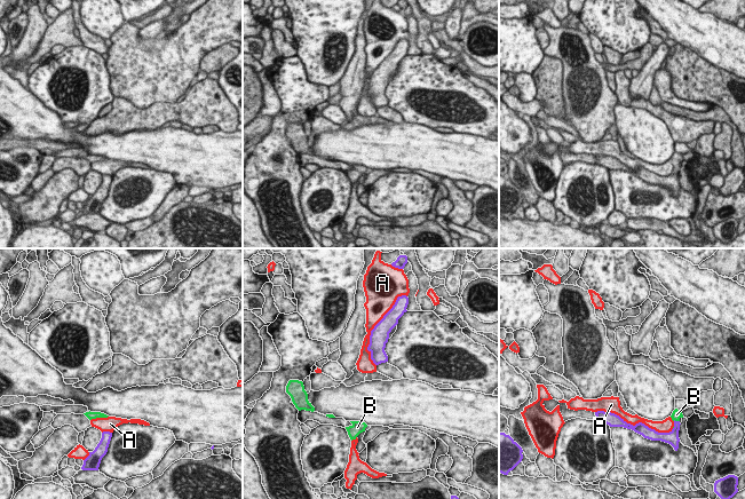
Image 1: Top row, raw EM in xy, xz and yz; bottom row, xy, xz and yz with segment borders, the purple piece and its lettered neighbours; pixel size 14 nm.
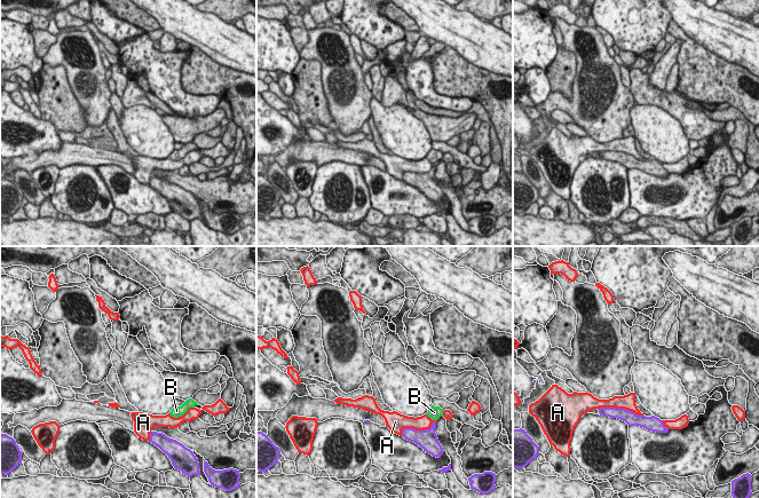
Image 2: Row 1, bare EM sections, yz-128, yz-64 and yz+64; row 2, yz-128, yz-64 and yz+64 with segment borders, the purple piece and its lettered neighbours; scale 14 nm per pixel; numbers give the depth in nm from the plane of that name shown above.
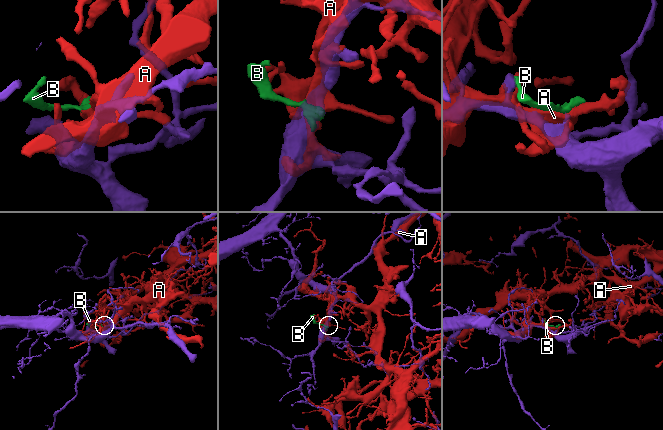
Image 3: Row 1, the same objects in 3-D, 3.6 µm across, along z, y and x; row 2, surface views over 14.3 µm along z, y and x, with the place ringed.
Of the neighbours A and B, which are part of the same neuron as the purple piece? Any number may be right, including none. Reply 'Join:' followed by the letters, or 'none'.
Join: B

